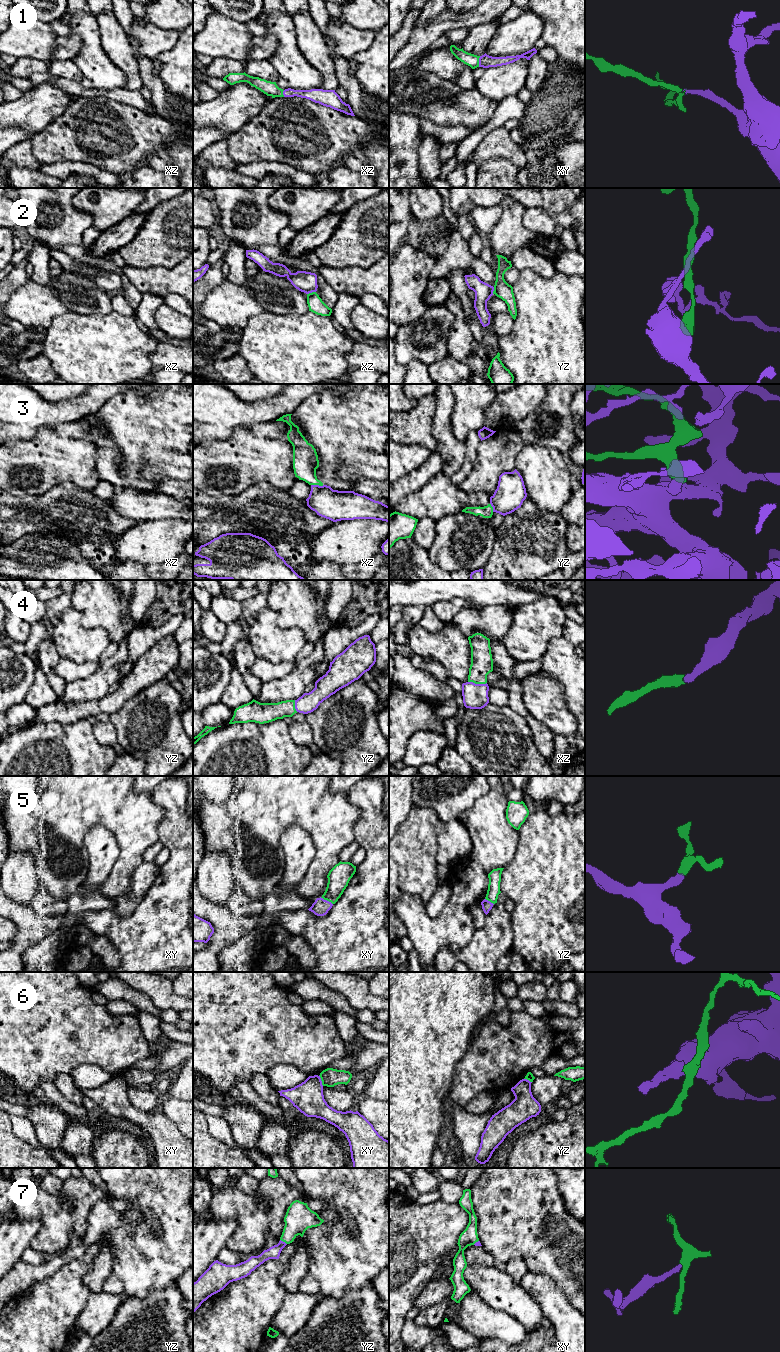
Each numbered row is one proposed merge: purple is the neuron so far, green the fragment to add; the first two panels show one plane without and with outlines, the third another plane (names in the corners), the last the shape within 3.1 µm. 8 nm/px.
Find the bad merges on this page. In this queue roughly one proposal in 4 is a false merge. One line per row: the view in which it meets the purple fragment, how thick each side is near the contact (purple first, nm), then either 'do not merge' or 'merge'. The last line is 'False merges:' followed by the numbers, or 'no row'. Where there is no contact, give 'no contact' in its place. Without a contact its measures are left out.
1: meets purple in xy; 110 nm thick on the purple side, 100 nm on the other; merge
2: meets purple in xz; 170 nm thick on the purple side, 120 nm on the other; do not merge
3: meets purple in xz; 240 nm thick on the purple side, 200 nm on the other; merge
4: meets purple in xz; 200 nm thick on the purple side, 180 nm on the other; merge
5: meets purple in xy; 140 nm thick on the purple side, 180 nm on the other; merge
6: meets purple in xy; 240 nm thick on the purple side, 150 nm on the other; do not merge
7: meets purple in yz; 100 nm thick on the purple side, 220 nm on the other; merge
False merges: 2, 6

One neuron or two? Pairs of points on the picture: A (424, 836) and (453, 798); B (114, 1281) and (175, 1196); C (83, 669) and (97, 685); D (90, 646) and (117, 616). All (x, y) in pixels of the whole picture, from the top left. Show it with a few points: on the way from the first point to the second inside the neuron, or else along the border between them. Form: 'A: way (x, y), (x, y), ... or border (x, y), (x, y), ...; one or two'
A: border (418, 806), (432, 808), (440, 820); two
B: border (113, 1272), (122, 1282), (124, 1293); two
C: border (102, 664), (87, 677), (67, 683); two
D: border (82, 623), (84, 627), (102, 627), (111, 641); two

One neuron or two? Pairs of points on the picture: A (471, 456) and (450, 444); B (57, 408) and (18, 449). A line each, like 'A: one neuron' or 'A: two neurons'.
A: two neurons
B: two neurons

